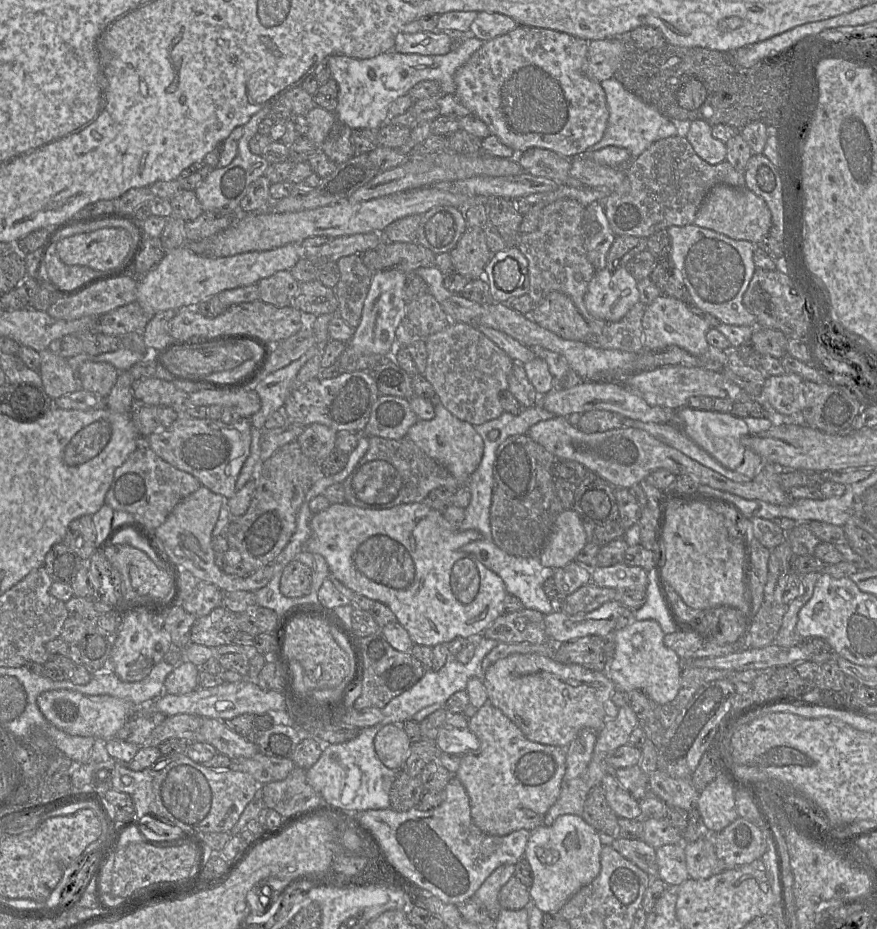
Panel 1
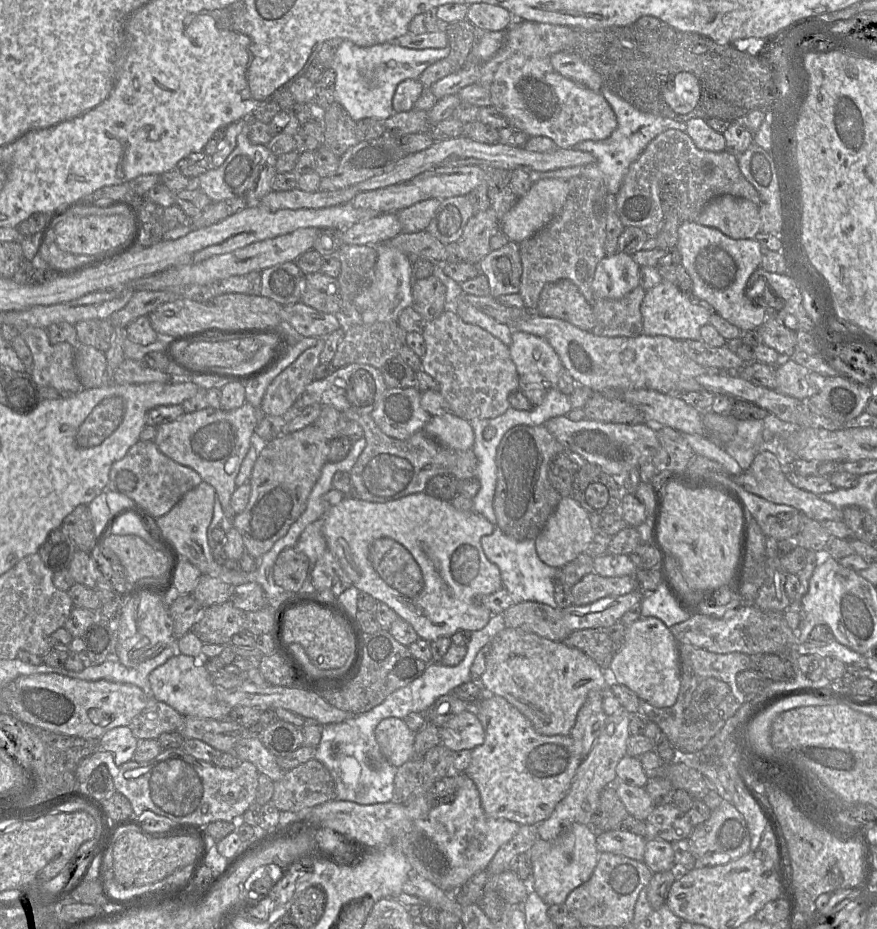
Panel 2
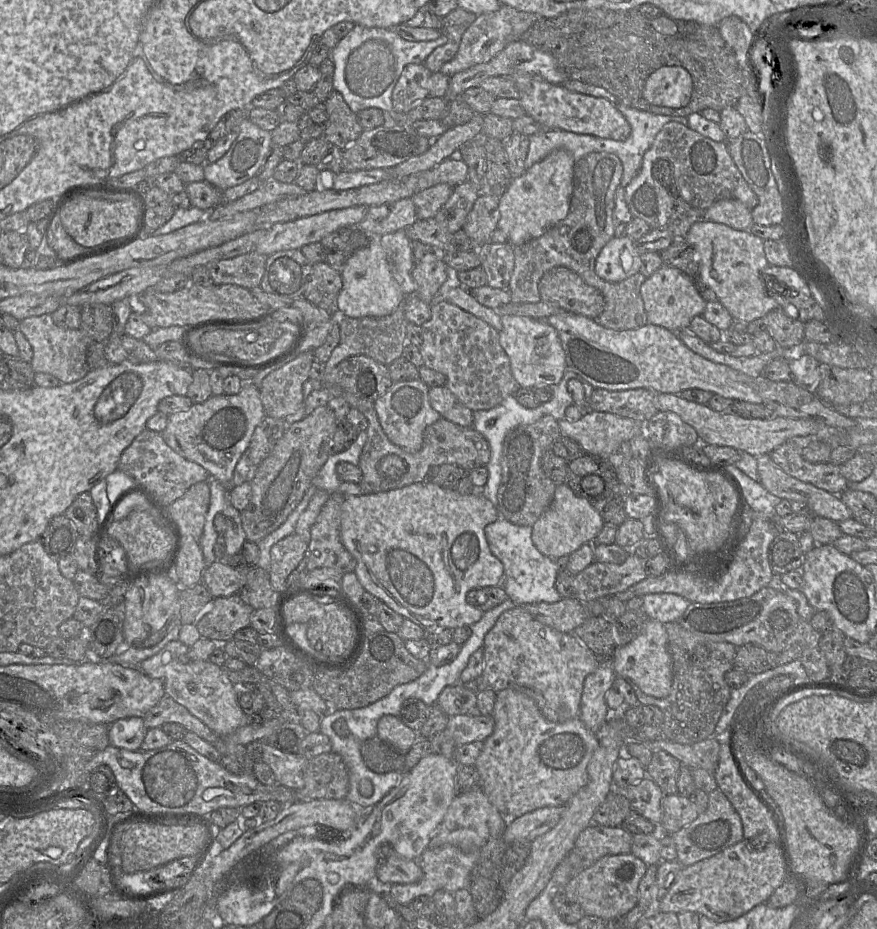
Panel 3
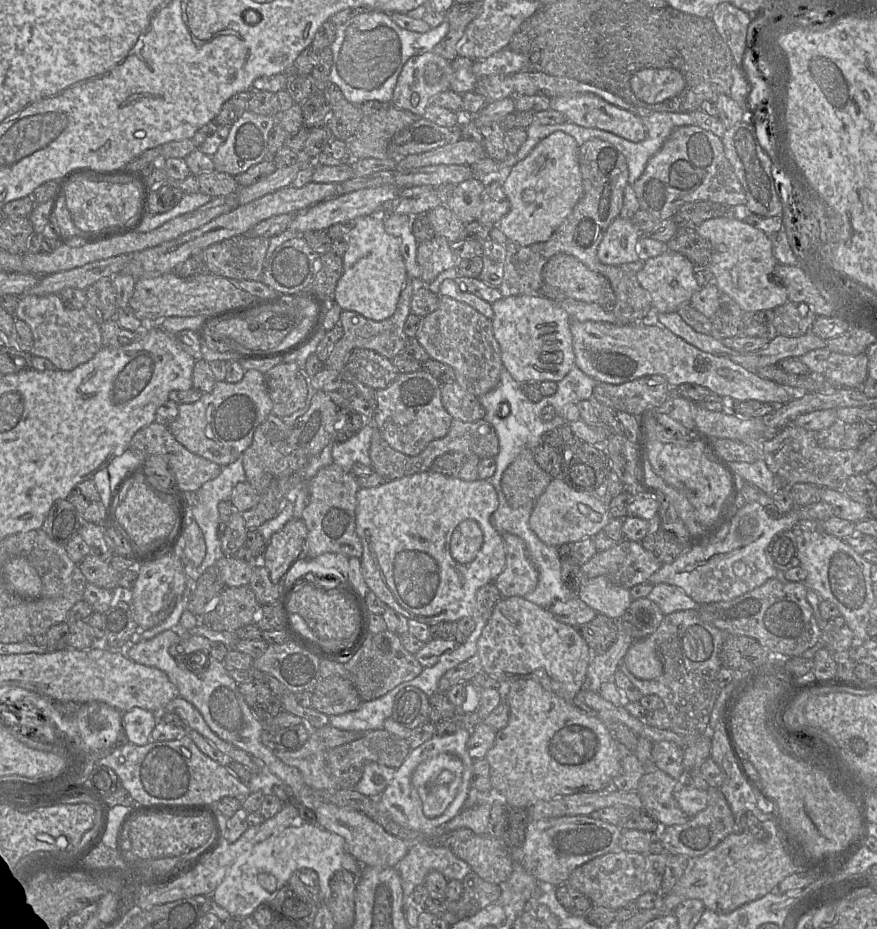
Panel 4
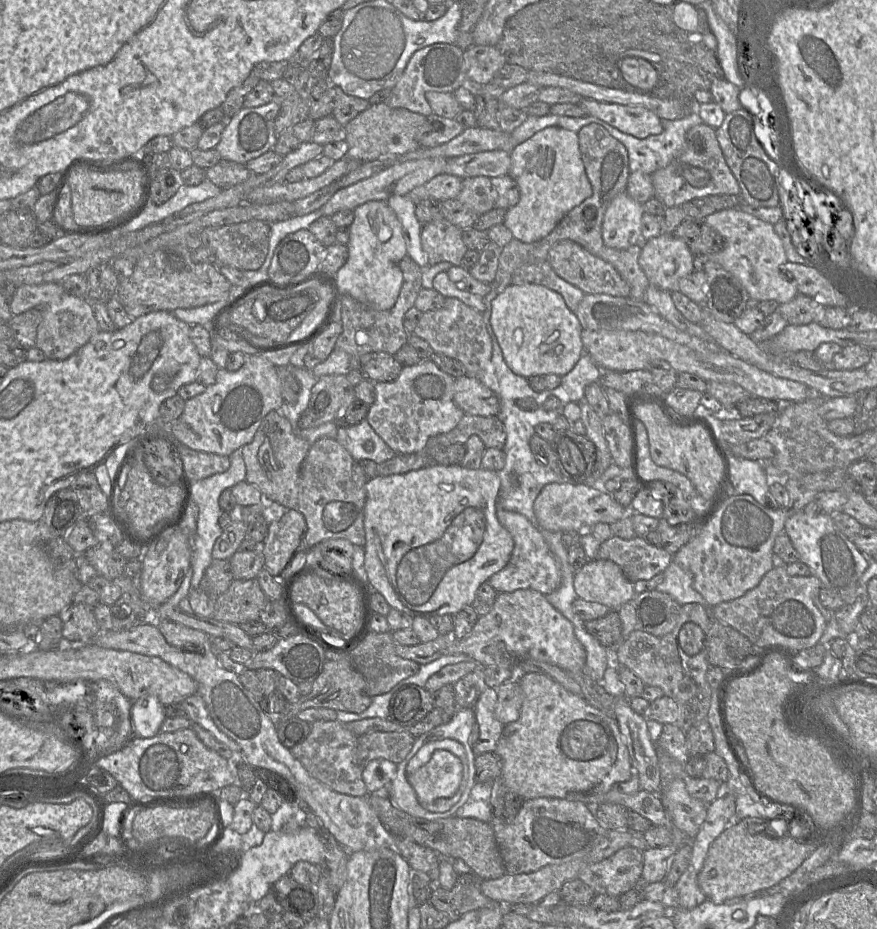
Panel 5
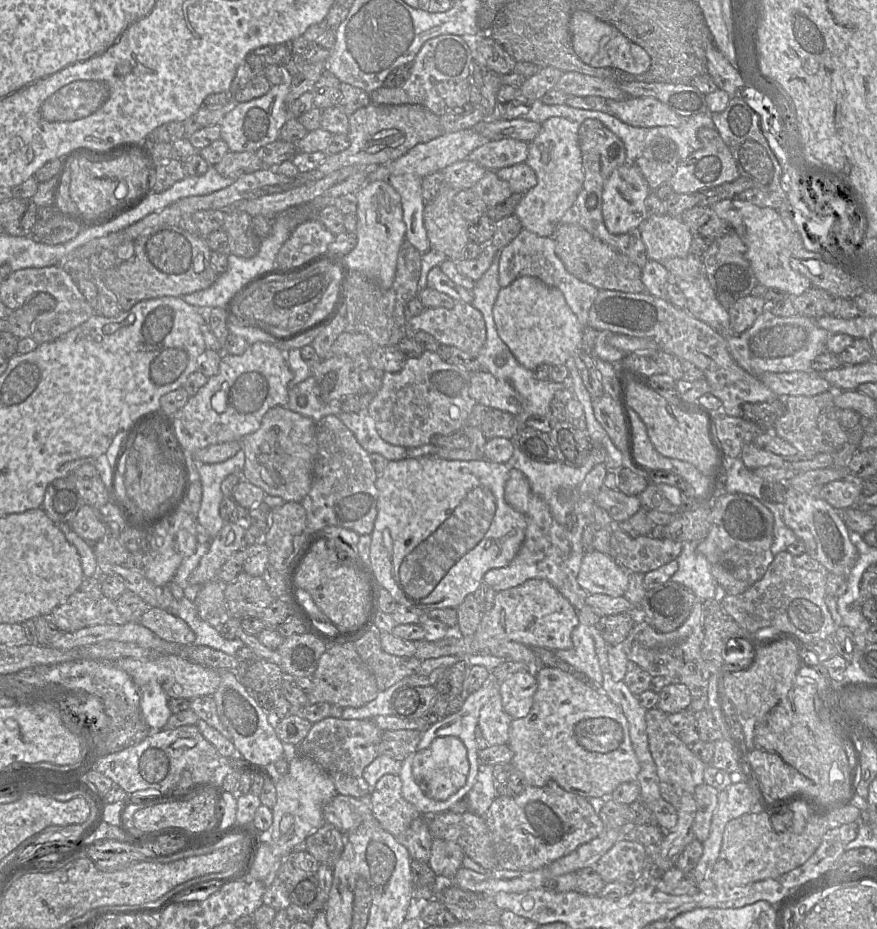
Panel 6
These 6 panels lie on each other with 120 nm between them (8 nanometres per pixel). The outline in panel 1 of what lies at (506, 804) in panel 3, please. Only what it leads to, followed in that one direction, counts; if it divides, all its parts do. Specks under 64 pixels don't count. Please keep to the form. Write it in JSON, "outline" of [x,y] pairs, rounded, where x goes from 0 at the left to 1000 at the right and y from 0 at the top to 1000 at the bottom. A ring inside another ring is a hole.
{"outline":[[[559,756],[553,757],[534,775],[534,783],[547,798],[547,804],[526,814],[518,835],[529,846],[536,861],[539,886],[560,900],[577,900],[586,895],[607,895],[619,888],[625,872],[637,859],[645,830],[645,806],[602,797],[574,766]]]}

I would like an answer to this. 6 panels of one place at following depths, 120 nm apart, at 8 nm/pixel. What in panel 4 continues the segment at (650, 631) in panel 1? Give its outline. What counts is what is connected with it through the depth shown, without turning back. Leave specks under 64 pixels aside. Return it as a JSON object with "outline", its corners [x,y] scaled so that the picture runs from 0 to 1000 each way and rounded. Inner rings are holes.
{"outline":[[[743,685],[724,689],[713,704],[710,714],[731,732],[745,732],[756,724],[756,714]]]}

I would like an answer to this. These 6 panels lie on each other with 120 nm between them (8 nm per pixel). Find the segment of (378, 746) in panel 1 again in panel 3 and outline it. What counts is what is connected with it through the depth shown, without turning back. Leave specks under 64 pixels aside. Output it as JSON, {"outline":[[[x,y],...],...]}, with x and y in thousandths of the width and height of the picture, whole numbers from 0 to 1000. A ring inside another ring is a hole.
{"outline":[[[438,770],[431,775],[430,793],[463,813],[475,795],[477,789],[448,770]]]}

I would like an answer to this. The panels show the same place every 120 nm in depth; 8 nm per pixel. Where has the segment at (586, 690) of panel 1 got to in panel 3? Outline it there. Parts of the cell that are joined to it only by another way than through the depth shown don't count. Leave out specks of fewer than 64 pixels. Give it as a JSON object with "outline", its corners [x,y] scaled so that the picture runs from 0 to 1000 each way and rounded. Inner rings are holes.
{"outline":[[[592,651],[569,663],[564,673],[554,682],[550,698],[552,700],[550,728],[558,742],[566,746],[575,742],[585,742],[603,749],[611,756],[619,771],[633,778],[642,778],[660,771],[666,733],[684,713],[652,681],[637,680],[612,668]]]}

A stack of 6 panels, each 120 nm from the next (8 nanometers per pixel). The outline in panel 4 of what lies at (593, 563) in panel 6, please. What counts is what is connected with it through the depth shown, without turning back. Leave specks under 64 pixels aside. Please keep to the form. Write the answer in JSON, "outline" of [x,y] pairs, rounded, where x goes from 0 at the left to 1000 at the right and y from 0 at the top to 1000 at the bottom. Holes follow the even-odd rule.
{"outline":[[[689,620],[666,624],[658,642],[682,661],[705,667],[719,651],[717,634],[704,631]]]}

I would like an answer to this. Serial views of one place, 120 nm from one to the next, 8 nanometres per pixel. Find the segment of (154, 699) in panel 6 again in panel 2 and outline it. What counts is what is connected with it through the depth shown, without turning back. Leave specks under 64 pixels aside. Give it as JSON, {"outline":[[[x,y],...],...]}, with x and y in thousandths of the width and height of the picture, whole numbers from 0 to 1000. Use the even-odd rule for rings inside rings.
{"outline":[[[136,781],[122,787],[113,795],[113,805],[129,812],[133,823],[151,818],[157,795],[146,781]]]}

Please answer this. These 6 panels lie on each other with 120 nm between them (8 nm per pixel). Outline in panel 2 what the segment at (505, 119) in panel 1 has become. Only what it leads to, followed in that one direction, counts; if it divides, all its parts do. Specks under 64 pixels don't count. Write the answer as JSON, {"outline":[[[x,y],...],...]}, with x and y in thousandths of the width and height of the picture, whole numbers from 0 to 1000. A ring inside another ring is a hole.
{"outline":[[[586,22],[577,32],[576,43],[569,55],[548,71],[548,81],[544,87],[546,91],[559,99],[560,113],[562,113],[578,129],[579,135],[599,142],[603,147],[623,146],[629,150],[634,156],[642,160],[652,160],[657,155],[667,151],[692,150],[704,138],[702,124],[684,99],[678,99],[665,91],[661,91],[649,84],[636,79],[628,70],[628,60],[636,56],[652,56],[657,47],[657,31],[649,28],[615,25],[596,22]]]}

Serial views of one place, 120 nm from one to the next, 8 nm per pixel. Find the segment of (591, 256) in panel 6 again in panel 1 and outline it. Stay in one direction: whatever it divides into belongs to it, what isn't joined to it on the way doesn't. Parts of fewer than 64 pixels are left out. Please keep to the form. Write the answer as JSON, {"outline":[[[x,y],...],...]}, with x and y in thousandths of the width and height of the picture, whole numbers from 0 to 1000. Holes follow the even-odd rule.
{"outline":[[[627,314],[610,328],[604,342],[644,366],[666,368],[672,358],[672,351],[652,322],[640,314]]]}

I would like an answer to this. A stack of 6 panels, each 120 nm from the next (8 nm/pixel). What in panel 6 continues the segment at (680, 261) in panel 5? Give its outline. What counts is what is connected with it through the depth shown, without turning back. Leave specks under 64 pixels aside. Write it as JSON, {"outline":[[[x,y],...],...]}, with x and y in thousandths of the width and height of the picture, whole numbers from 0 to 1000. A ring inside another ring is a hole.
{"outline":[[[741,231],[729,243],[739,279],[756,283],[787,271],[789,252],[777,234]]]}

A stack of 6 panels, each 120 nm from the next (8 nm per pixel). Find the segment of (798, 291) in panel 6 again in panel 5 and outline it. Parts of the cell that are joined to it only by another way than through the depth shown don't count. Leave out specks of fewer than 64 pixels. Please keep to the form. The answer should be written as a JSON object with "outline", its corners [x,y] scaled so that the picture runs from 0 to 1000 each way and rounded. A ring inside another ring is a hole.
{"outline":[[[840,224],[815,228],[806,233],[803,238],[826,257],[823,268],[818,272],[811,272],[813,277],[808,281],[819,283],[842,299],[856,322],[864,325],[883,323],[893,327],[909,319],[910,312],[903,295],[893,294],[891,291],[891,286],[899,281],[883,242]]]}

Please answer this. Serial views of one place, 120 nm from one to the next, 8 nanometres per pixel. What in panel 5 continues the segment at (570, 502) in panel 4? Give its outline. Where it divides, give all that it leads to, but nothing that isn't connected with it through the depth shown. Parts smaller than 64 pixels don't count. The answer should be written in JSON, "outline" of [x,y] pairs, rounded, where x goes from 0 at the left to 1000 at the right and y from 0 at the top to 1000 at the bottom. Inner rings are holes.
{"outline":[[[627,520],[621,522],[609,539],[608,549],[616,569],[629,573],[658,573],[672,571],[681,563],[698,564],[717,552],[699,536],[699,531],[690,531],[667,521]]]}

